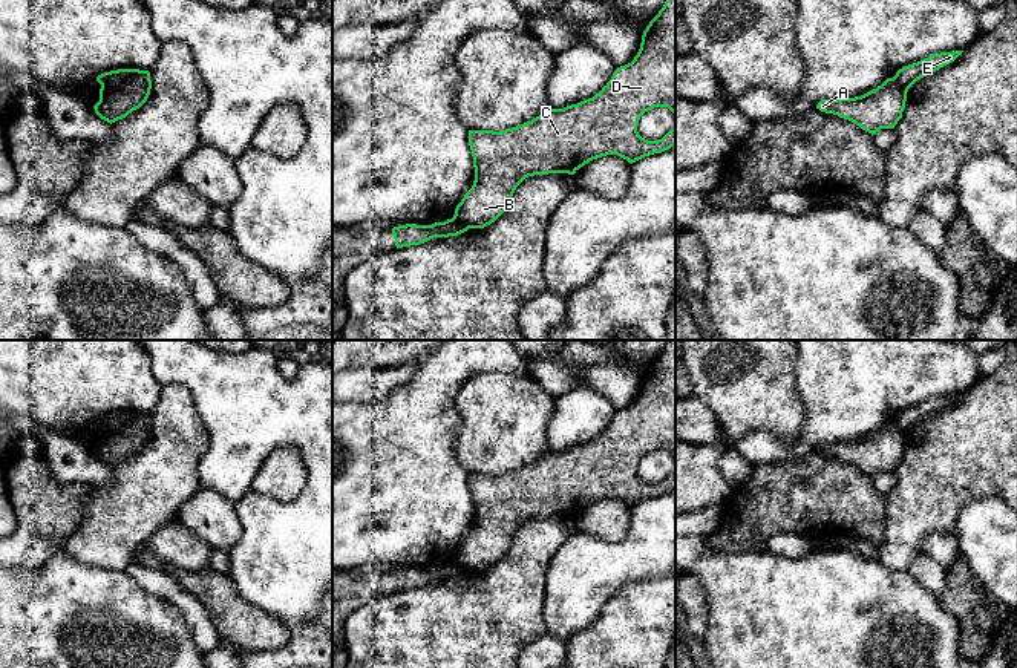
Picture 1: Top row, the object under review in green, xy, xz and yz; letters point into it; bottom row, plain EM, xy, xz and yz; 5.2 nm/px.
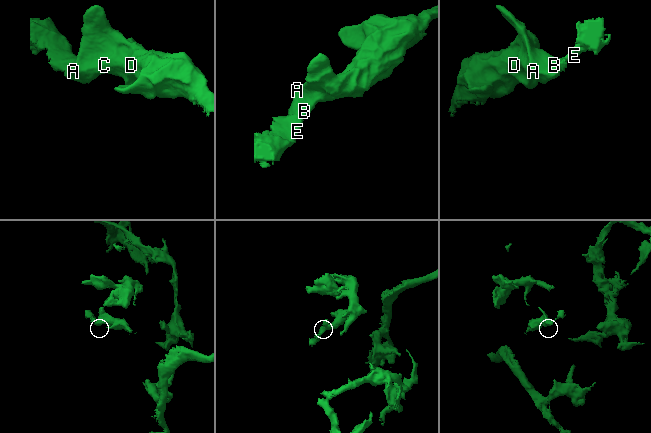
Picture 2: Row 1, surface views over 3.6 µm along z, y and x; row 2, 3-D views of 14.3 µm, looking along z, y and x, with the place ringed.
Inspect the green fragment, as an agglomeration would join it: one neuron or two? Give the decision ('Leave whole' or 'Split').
Split

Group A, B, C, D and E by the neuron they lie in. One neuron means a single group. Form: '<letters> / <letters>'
A B C D / E

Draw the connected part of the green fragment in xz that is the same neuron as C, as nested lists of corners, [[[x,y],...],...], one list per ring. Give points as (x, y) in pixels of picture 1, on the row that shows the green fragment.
[[[675,0],[665,2],[663,8],[643,31],[640,49],[634,60],[617,67],[611,80],[593,98],[564,109],[548,109],[531,121],[501,132],[469,130],[475,181],[472,188],[456,205],[453,218],[470,228],[484,228],[505,211],[516,187],[528,176],[548,173],[574,175],[590,161],[607,155],[617,155],[633,164],[645,156],[662,153],[674,147],[675,127],[657,141],[648,141],[639,135],[637,126],[640,116],[654,107],[668,107],[675,115]]]

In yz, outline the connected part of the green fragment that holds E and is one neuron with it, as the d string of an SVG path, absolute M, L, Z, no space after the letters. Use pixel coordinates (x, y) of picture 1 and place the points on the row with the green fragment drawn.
M963 51L933 54L917 63L904 66L894 75L901 89L907 93L908 89L921 78L939 70L940 67L953 63Z

